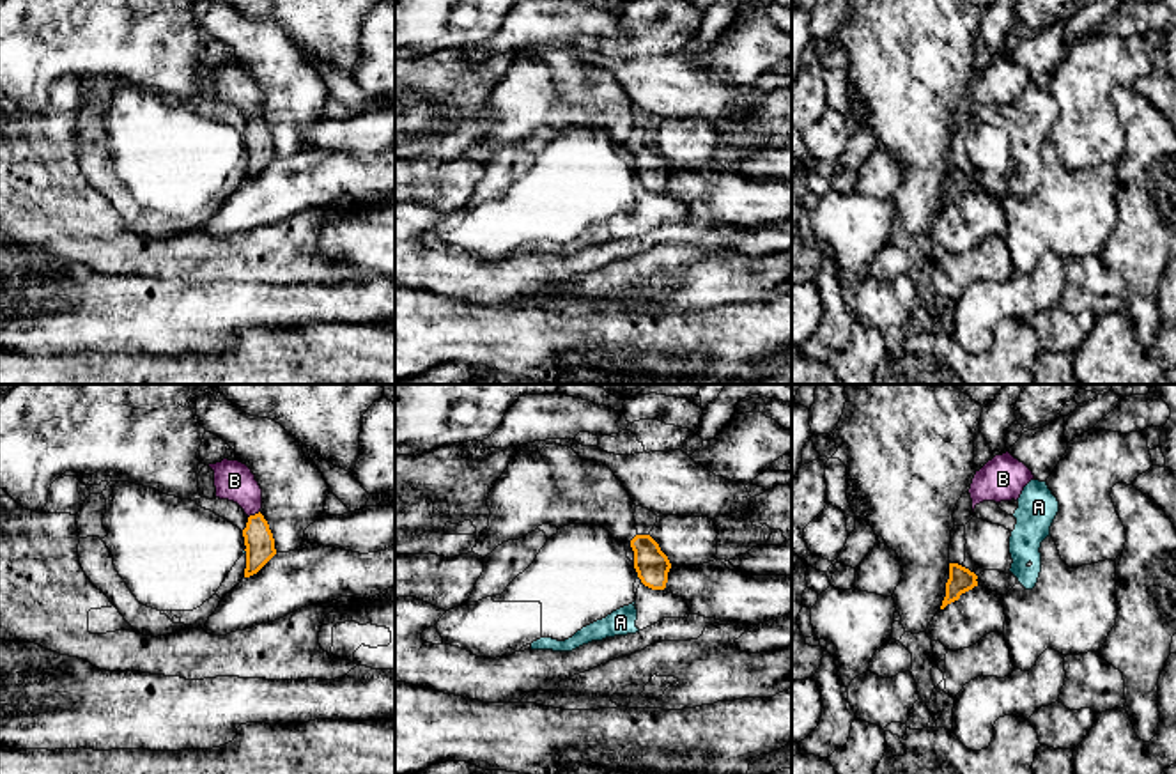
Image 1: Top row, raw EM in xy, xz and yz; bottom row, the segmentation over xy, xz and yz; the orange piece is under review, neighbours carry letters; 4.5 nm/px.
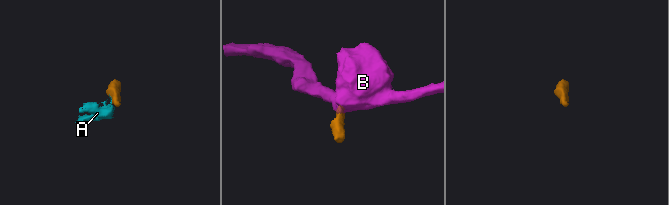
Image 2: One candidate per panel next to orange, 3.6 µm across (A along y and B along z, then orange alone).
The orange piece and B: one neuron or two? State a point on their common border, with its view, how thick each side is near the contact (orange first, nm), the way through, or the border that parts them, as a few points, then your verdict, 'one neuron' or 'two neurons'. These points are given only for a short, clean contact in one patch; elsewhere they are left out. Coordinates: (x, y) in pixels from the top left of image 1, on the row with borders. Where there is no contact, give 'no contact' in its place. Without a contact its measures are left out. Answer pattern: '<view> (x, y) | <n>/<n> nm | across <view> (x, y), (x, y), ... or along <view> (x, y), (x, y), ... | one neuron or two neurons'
xy (255, 514) | 130/180 nm | along xy (259, 510), (248, 518) | two neurons

